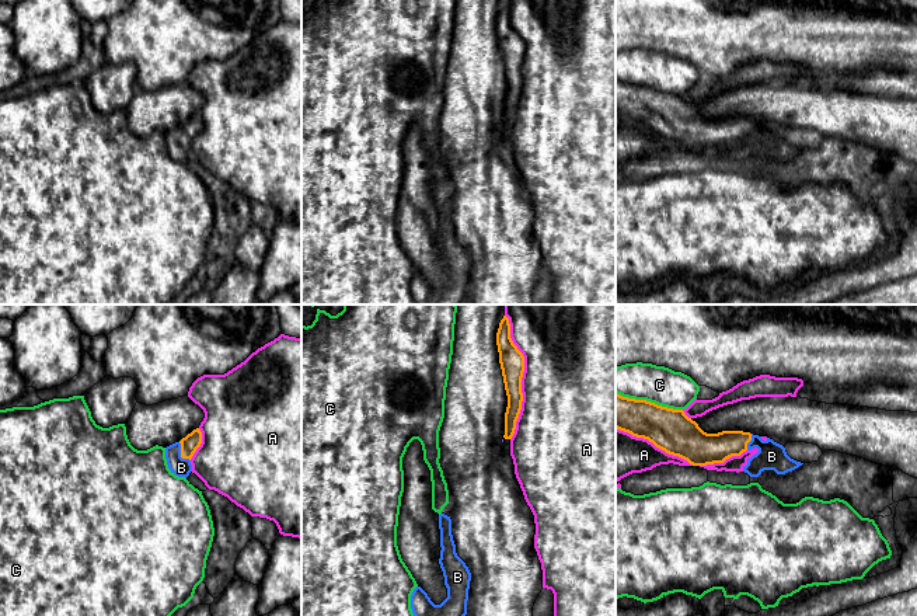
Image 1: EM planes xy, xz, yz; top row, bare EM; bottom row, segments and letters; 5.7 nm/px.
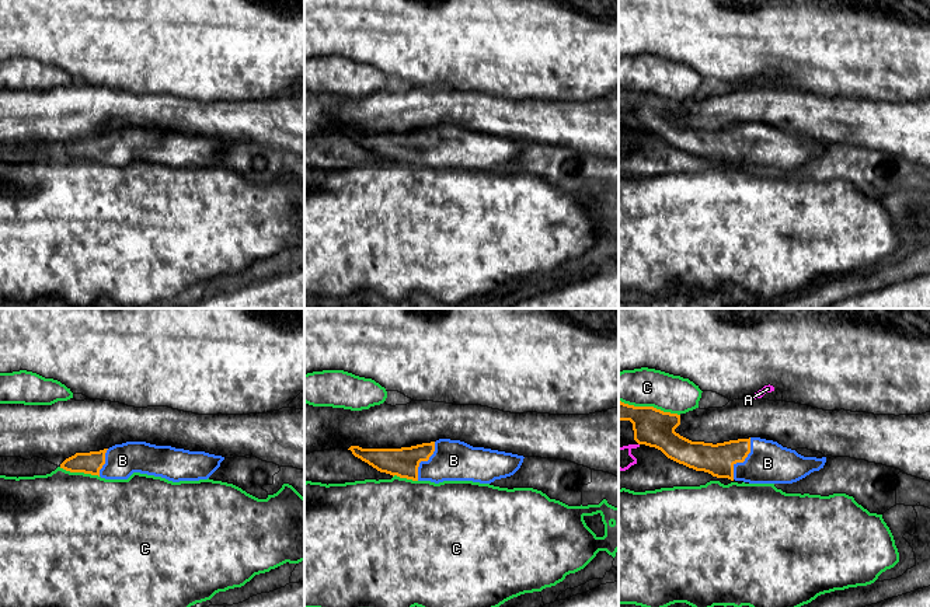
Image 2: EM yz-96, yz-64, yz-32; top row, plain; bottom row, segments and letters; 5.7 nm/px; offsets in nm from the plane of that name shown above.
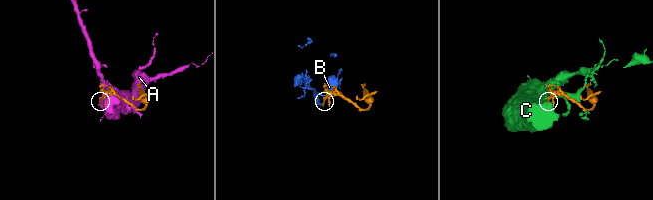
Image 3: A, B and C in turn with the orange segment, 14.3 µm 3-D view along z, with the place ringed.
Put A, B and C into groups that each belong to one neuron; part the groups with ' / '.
A / B / C

